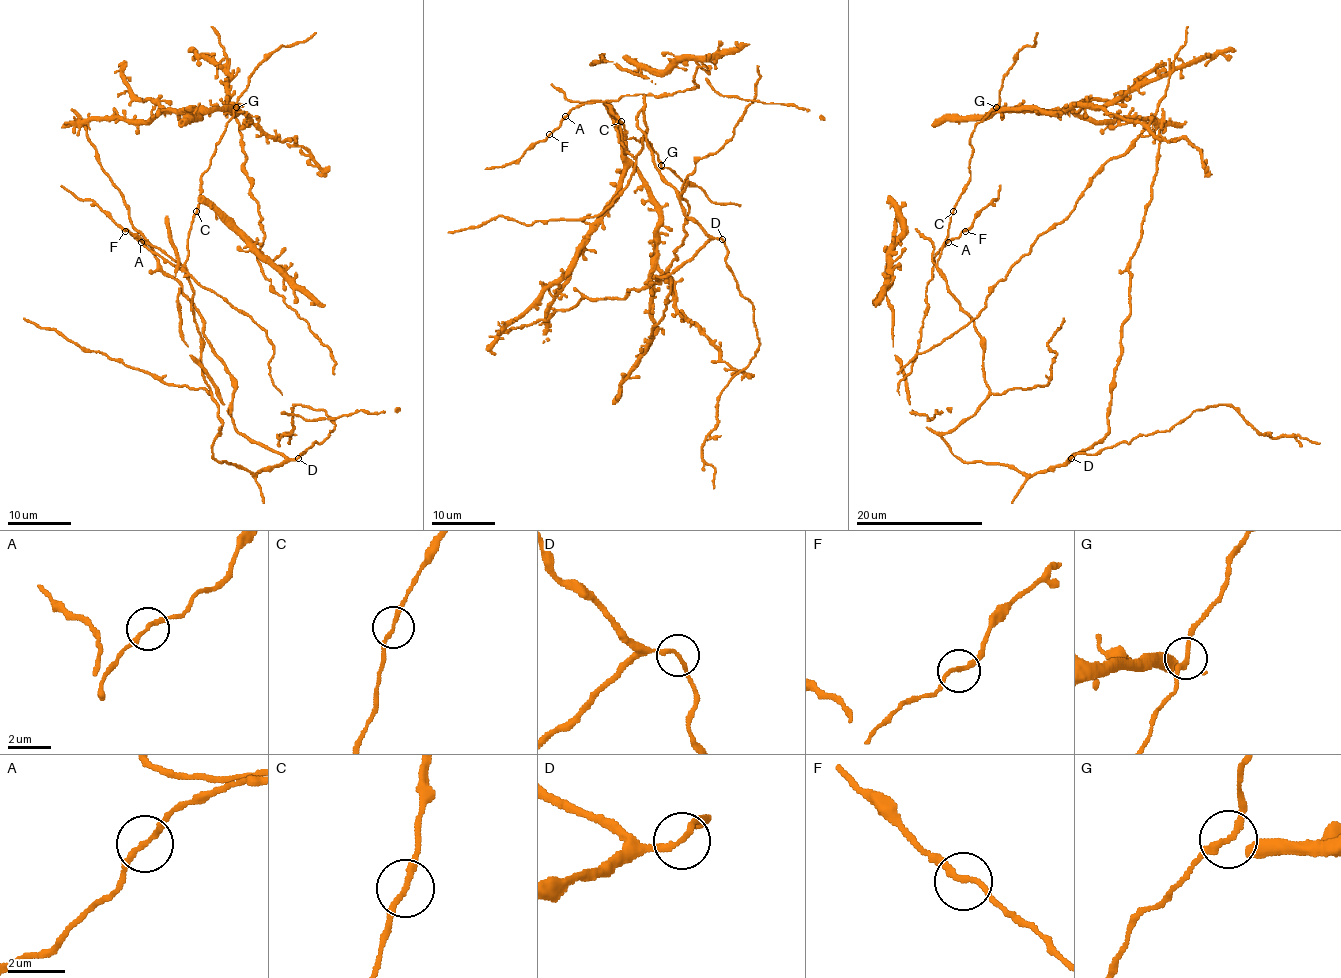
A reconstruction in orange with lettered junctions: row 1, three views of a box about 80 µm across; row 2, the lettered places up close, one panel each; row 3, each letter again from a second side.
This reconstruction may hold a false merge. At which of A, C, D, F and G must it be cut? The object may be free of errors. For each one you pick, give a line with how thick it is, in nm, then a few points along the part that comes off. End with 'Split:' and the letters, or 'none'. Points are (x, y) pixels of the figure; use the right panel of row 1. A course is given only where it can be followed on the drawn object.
Split: none

